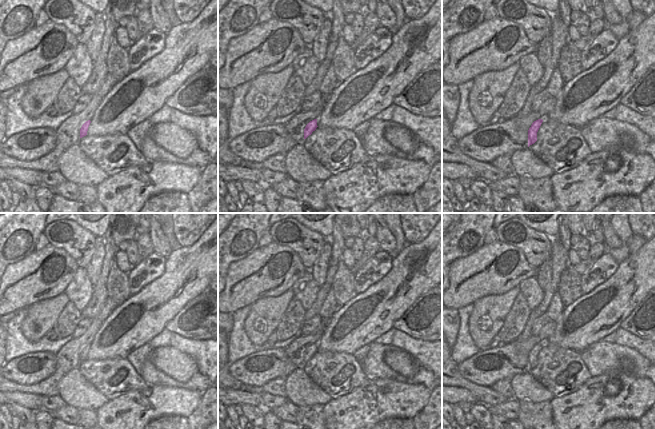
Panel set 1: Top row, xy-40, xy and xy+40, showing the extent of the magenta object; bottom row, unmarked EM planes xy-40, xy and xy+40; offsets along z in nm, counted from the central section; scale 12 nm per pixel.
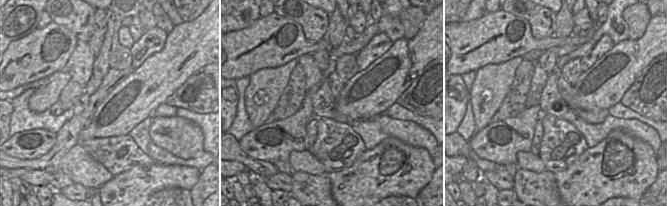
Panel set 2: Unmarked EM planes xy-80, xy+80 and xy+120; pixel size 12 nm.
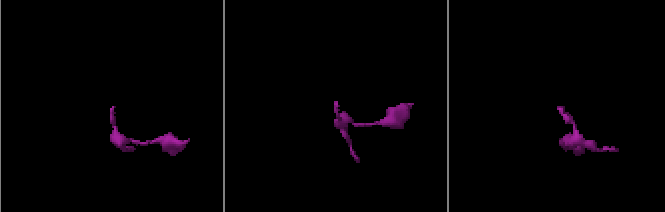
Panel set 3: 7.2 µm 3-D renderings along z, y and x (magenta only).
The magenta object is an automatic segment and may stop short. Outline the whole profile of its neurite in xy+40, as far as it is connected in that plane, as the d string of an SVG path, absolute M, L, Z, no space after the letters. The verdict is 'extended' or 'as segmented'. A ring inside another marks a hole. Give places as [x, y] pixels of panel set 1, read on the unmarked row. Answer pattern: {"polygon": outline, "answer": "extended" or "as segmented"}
{"polygon": "M538 343L534 345L528 354L528 371L537 365L537 356L542 348L543 344Z", "answer": "as segmented"}

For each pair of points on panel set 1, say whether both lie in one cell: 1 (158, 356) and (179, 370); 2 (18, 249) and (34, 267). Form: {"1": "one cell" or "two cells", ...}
{"1": "one cell", "2": "two cells"}

